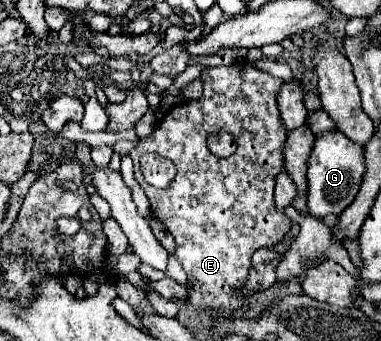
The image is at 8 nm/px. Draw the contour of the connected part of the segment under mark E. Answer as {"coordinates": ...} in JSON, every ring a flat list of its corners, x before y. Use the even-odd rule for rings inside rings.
{"coordinates":[[237,61,229,67,209,67,203,71,201,81,203,97,171,107,159,119,153,133,141,139,129,155,135,165,135,179,151,201,151,213,165,223,165,227,177,241,175,257,187,273,189,303,201,311,221,311,225,315,233,315,239,309,249,307,243,287,249,277,251,255,259,247,273,247,281,243,291,229,291,219,285,217,285,213,279,213,273,201,275,179,281,171,285,171,283,149,287,129,281,121,281,113,277,107,277,93,283,81,255,69,249,61],[217,131,227,131,235,137,237,151,231,157,219,159,207,149,207,137],[143,153,159,153,173,161,173,165,177,167,177,177,169,187,157,189,151,187,143,177,139,177,139,157]]}

